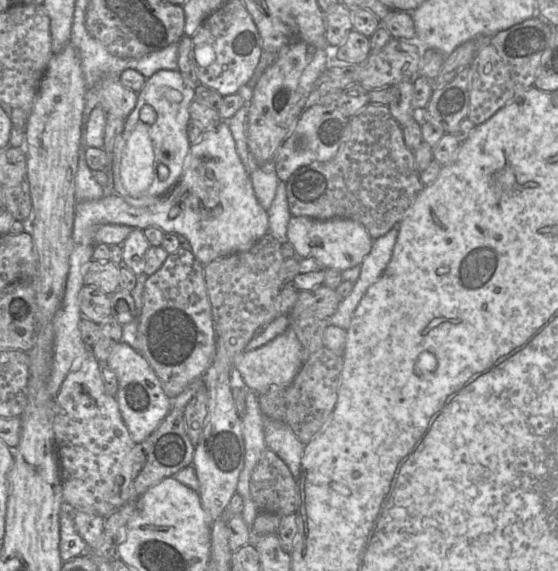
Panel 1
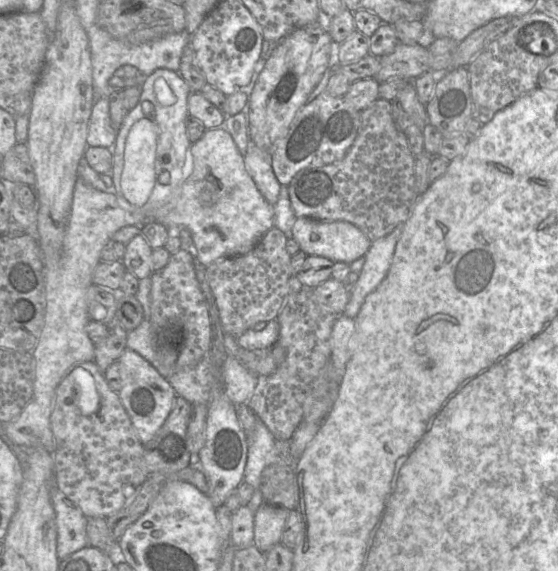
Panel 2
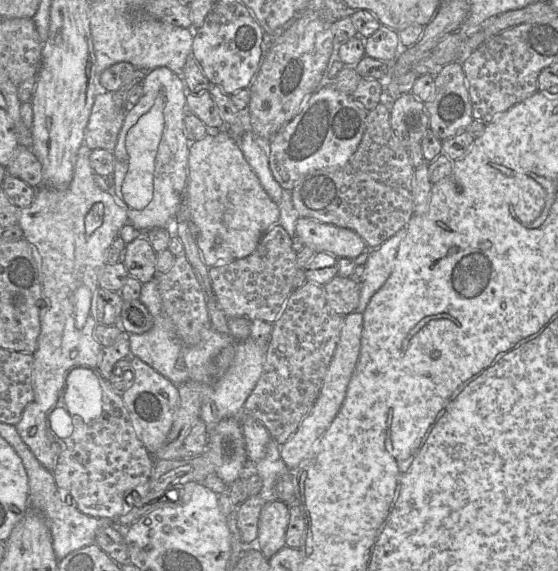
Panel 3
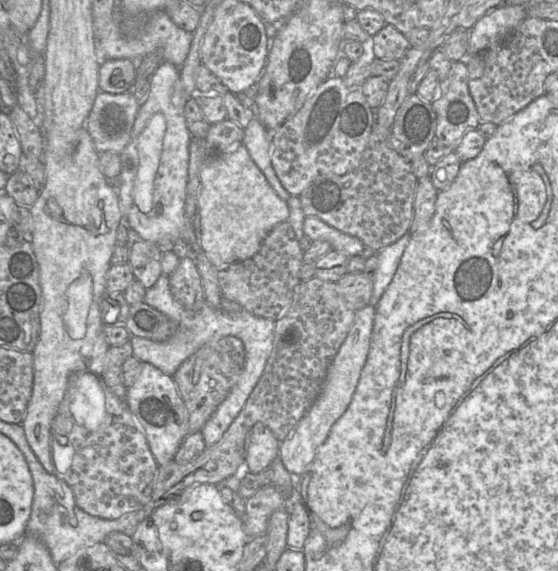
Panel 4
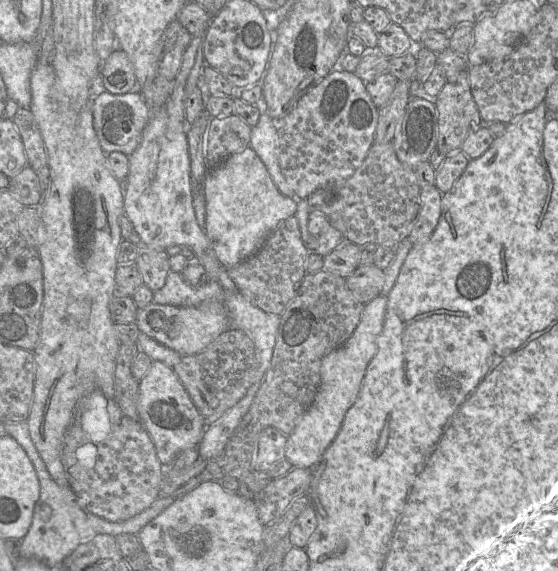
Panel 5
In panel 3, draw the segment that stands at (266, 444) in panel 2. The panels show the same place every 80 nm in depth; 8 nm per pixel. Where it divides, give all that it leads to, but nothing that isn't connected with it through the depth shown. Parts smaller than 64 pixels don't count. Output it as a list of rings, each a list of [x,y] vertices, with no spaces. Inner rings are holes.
[[[271,438],[265,456],[257,463],[246,463],[241,477],[248,478],[252,474],[257,474],[262,479],[262,488],[259,496],[266,502],[278,500],[276,492],[276,482],[279,476],[289,471],[288,467],[280,457],[279,445]]]

